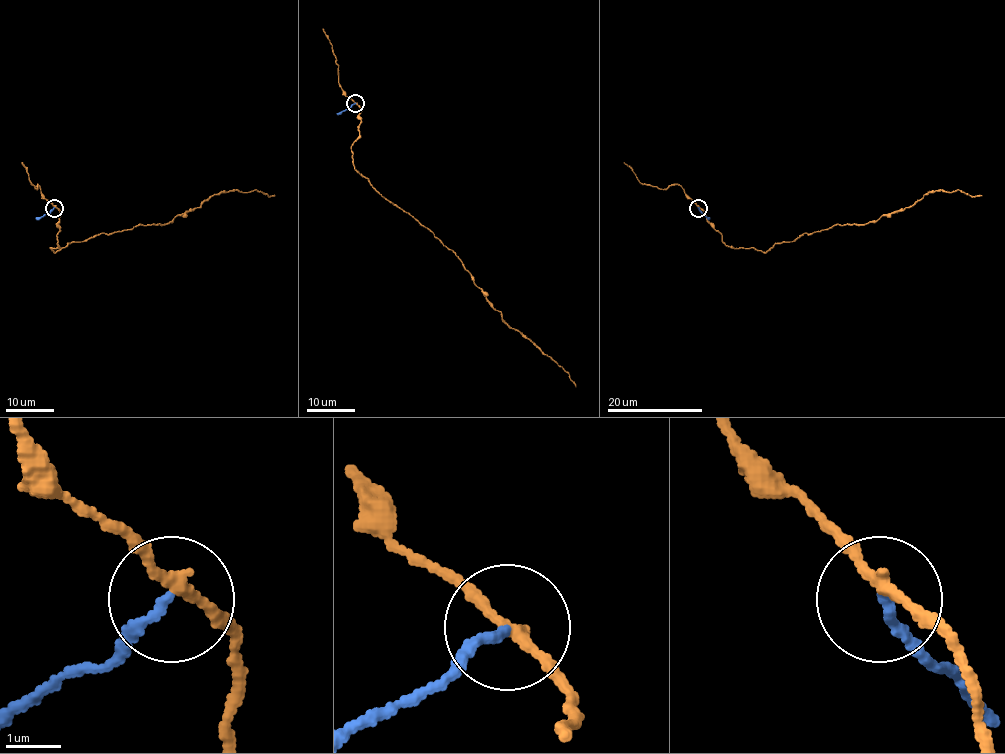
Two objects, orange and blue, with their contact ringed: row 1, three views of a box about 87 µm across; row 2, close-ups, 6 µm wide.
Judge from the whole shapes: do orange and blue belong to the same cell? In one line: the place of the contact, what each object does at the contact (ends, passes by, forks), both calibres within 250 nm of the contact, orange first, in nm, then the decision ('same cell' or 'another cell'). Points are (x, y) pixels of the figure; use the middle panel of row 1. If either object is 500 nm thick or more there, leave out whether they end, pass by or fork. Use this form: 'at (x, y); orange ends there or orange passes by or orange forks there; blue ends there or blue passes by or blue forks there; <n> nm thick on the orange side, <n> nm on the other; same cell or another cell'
at (355, 103); orange passes by; blue ends there; 180 nm thick on the orange side, 160 nm on the other; another cell

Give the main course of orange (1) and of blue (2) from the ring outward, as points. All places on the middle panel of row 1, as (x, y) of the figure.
1: (355, 102), (361, 108), (359, 137), (351, 147), (355, 168), (455, 254), (510, 327), (550, 356), (576, 387)
2: (355, 102), (337, 113)

